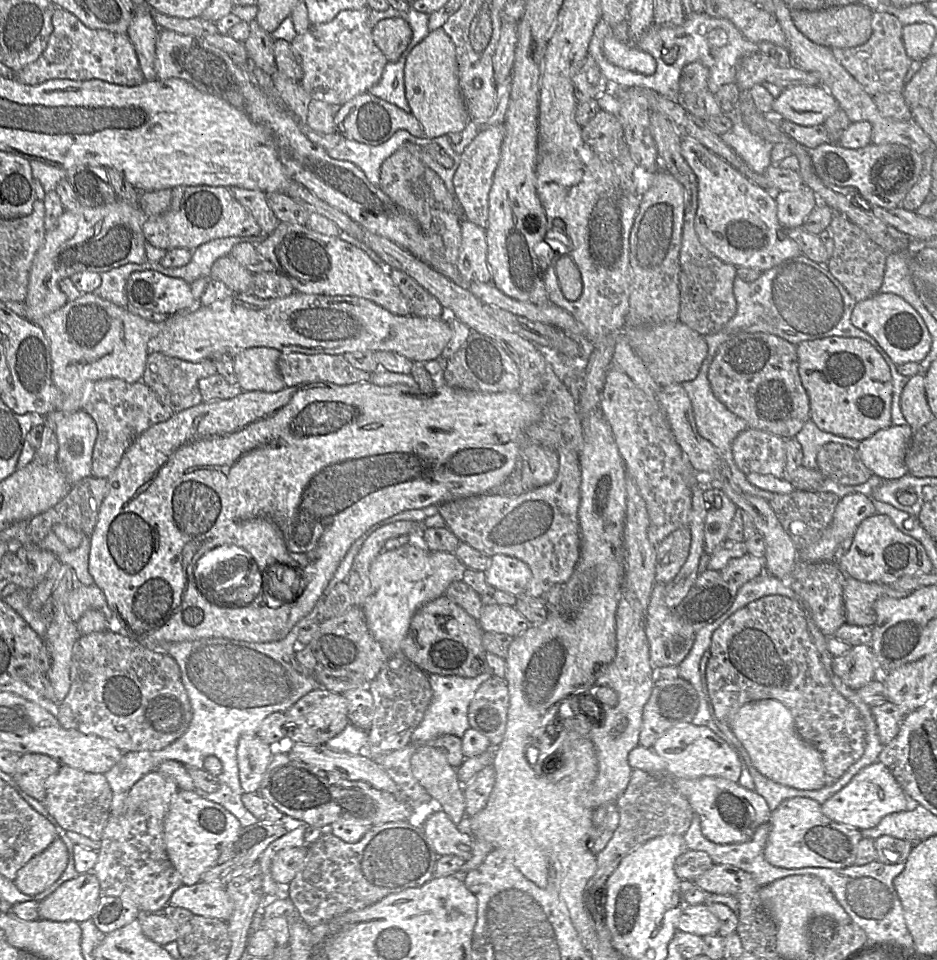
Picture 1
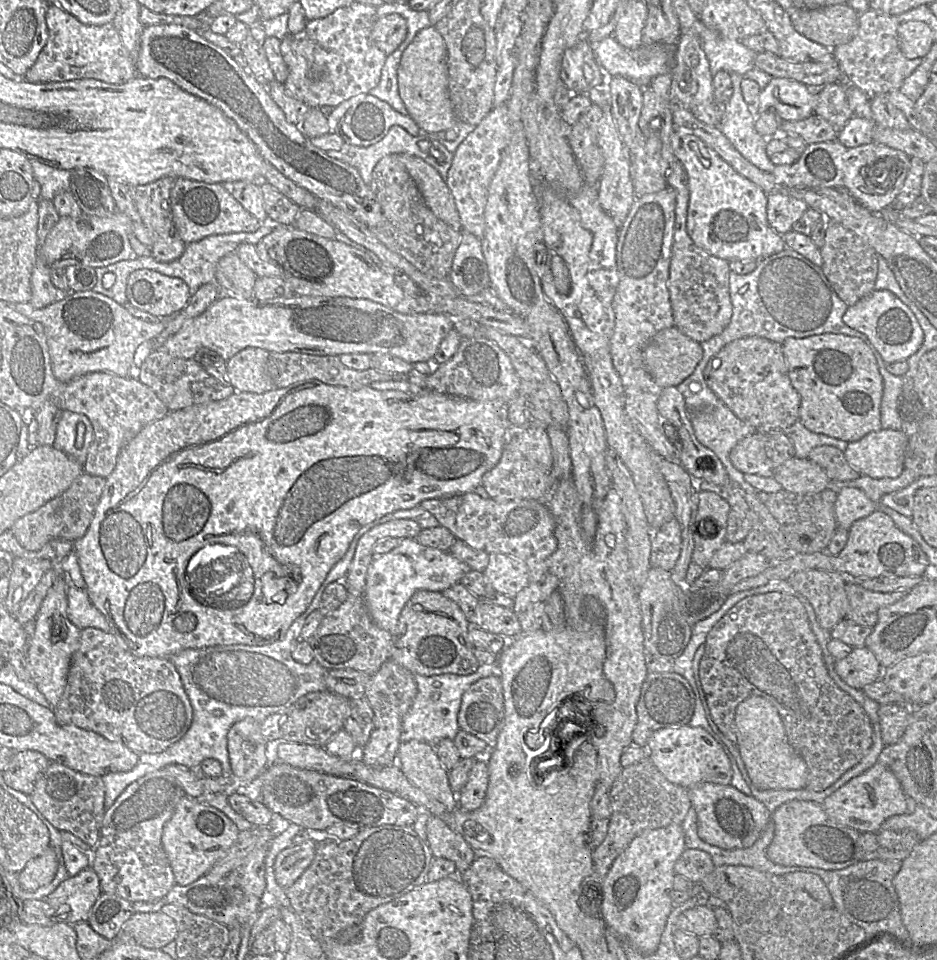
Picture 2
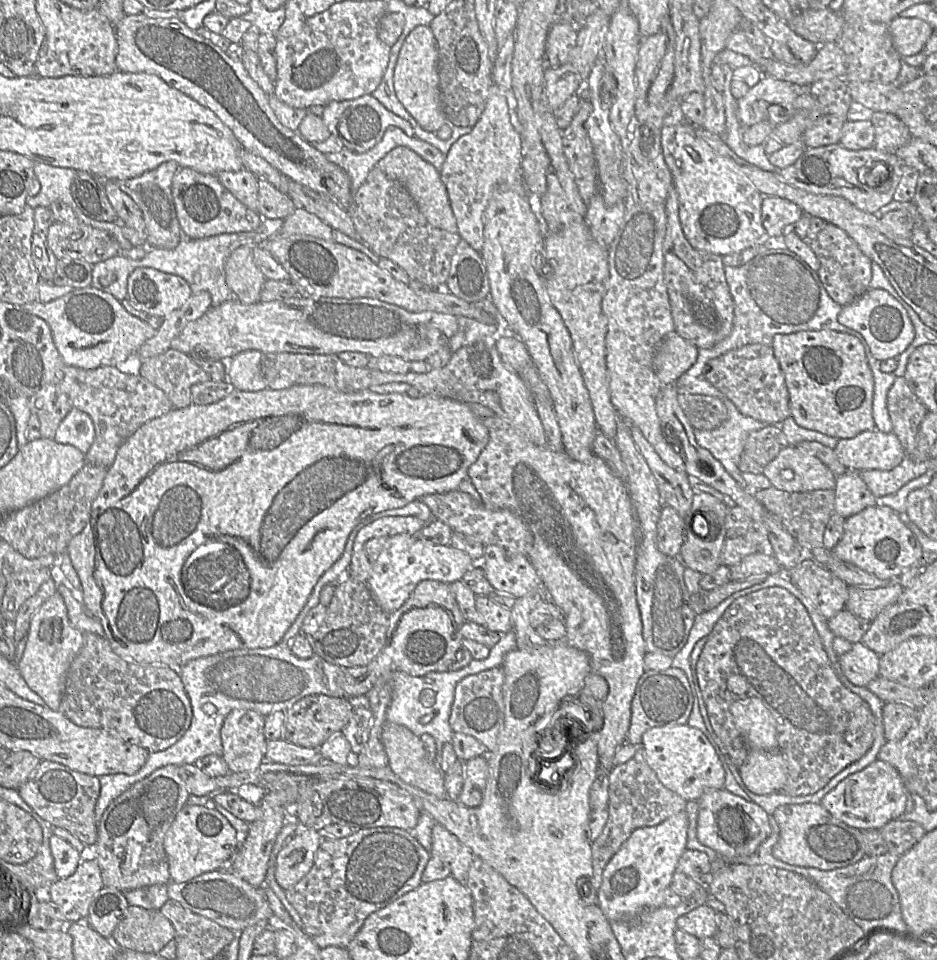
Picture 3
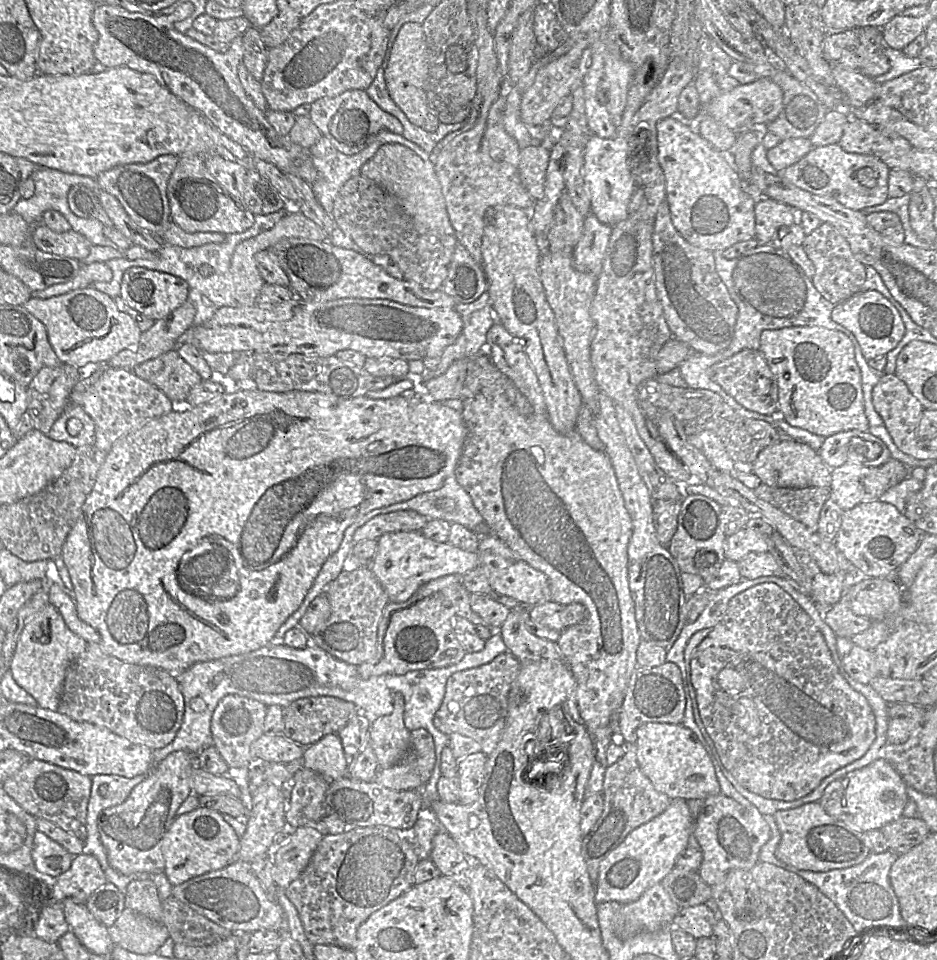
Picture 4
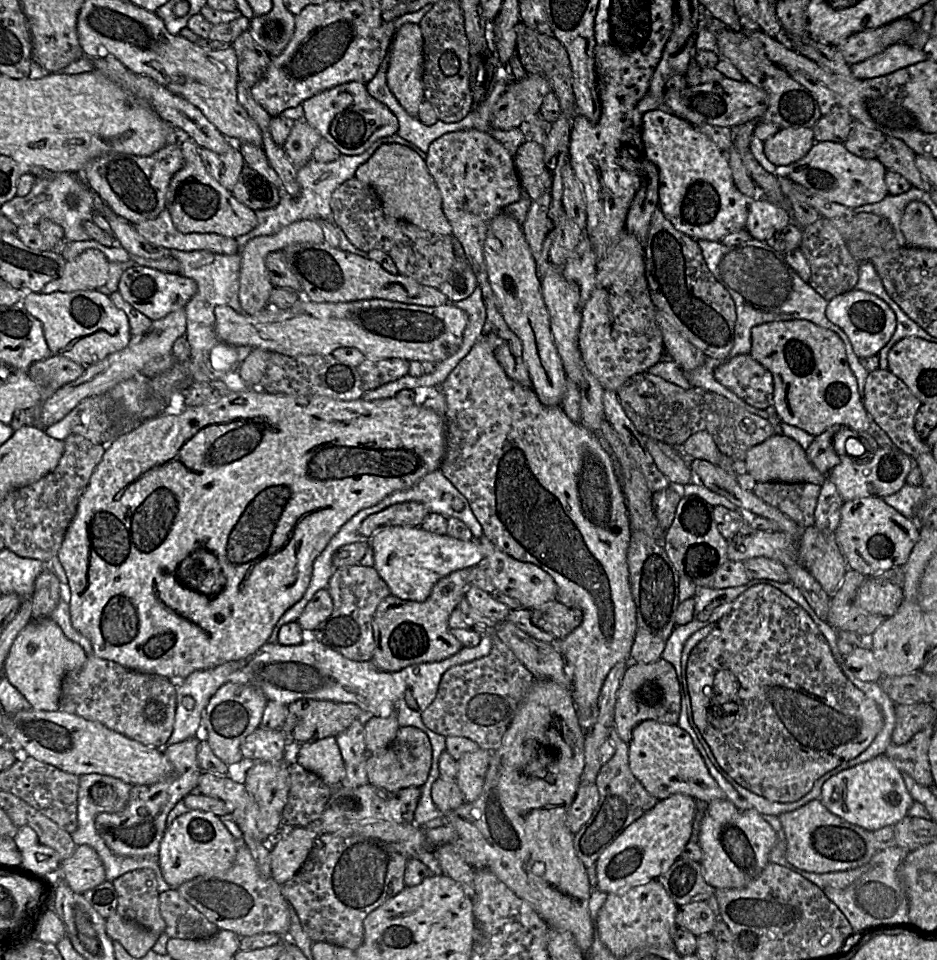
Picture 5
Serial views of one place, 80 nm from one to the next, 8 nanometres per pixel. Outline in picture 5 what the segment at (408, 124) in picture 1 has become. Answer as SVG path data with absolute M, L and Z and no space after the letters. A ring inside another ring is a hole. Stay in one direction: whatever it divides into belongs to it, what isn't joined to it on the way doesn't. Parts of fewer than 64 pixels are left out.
M356 81L316 94L303 101L301 106L304 120L343 155L359 155L379 138L396 134L399 129L399 122L390 109L373 98L365 84Z

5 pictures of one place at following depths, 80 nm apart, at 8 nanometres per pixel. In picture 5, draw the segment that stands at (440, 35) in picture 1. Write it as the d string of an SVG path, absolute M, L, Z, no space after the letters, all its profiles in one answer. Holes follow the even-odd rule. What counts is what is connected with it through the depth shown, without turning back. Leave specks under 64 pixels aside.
M404 24L395 34L389 66L387 69L387 85L400 105L407 113L417 118L419 107L424 98L423 83L423 36L418 24Z

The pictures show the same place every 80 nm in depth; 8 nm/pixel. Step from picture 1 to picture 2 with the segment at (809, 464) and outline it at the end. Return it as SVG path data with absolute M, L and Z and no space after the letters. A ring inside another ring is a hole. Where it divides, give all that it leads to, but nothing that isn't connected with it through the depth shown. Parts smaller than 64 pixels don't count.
M800 421L795 422L786 431L786 435L793 443L795 456L801 459L809 458L812 449L817 446L830 445L844 451L849 443L825 434L812 432Z

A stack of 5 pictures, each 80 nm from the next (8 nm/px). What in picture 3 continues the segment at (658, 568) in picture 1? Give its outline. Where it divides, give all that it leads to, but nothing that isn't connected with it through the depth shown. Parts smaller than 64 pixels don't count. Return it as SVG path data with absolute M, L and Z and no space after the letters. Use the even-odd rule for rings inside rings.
M671 506L661 507L657 523L657 545L659 550L678 557L684 537L684 518Z

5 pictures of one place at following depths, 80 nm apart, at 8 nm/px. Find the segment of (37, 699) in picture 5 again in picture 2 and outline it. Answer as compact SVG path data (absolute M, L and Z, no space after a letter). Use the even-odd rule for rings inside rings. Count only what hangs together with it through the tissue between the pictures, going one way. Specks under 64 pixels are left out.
M59 576L38 610L34 634L26 653L32 681L53 707L62 698L72 656L79 646L81 637L81 629L75 626L68 617L67 589L65 578Z

